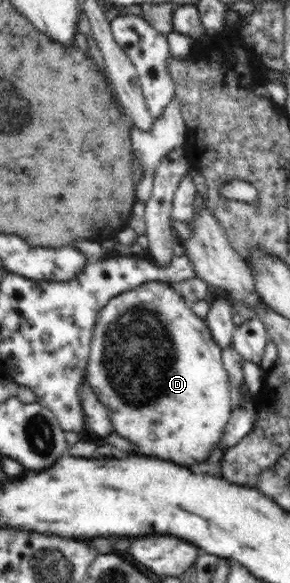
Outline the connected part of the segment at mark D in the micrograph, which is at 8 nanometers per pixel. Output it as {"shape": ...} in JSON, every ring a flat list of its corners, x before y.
{"shape":[[150,281,127,290,110,299,101,309,90,341,85,379,99,401,107,407,111,423,121,437,134,443,141,455,167,457,180,466,207,463,211,452,220,443,235,407,222,349,210,334,208,325,191,310,190,302,179,291,160,281]]}

